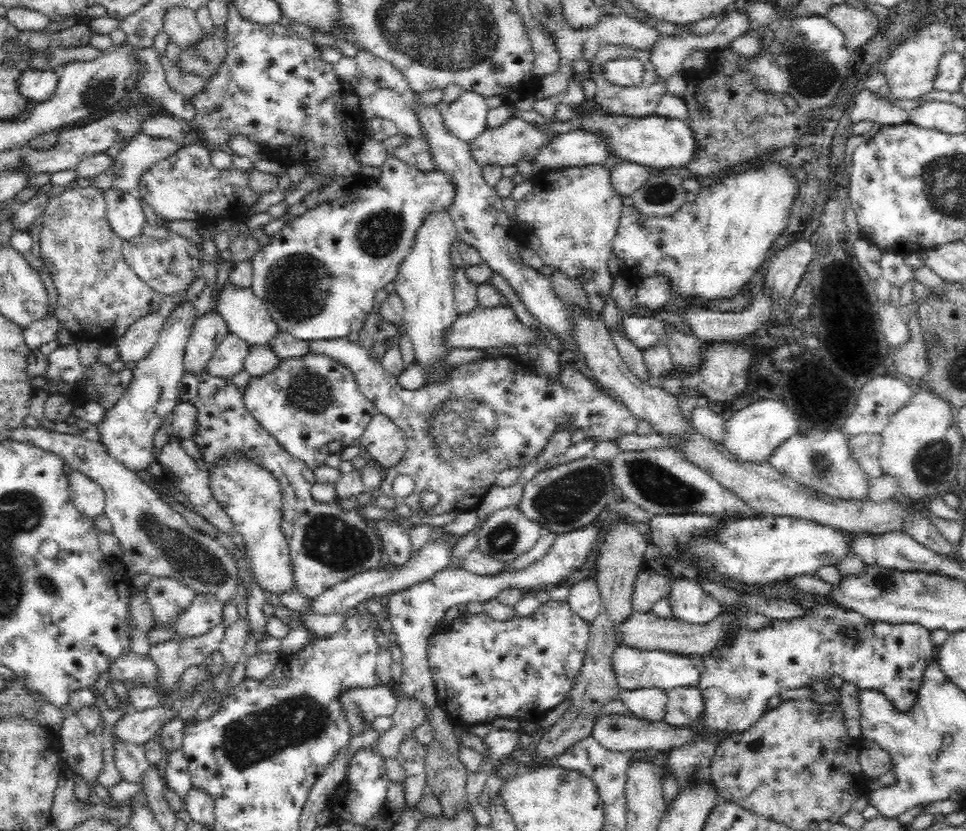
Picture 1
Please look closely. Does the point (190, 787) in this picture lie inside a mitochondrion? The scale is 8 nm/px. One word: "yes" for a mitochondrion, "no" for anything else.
no

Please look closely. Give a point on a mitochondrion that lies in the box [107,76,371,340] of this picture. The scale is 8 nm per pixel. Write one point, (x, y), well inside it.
(297, 286)

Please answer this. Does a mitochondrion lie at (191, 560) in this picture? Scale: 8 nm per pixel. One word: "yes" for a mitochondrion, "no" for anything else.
yes

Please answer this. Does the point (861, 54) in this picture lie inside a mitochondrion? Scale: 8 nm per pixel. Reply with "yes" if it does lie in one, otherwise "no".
no

